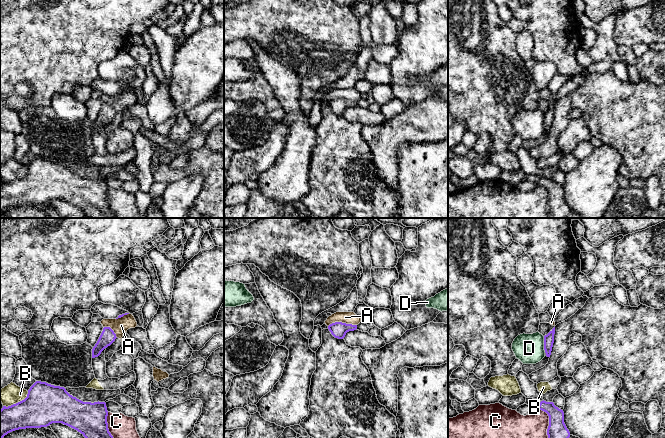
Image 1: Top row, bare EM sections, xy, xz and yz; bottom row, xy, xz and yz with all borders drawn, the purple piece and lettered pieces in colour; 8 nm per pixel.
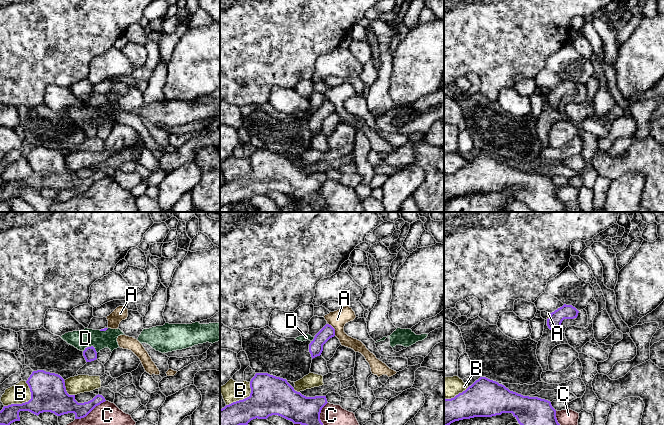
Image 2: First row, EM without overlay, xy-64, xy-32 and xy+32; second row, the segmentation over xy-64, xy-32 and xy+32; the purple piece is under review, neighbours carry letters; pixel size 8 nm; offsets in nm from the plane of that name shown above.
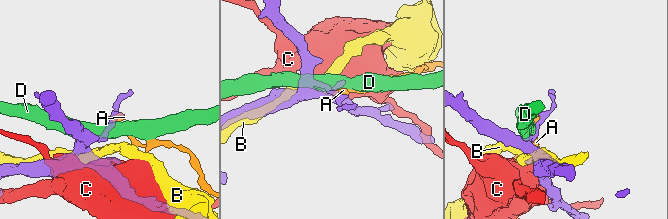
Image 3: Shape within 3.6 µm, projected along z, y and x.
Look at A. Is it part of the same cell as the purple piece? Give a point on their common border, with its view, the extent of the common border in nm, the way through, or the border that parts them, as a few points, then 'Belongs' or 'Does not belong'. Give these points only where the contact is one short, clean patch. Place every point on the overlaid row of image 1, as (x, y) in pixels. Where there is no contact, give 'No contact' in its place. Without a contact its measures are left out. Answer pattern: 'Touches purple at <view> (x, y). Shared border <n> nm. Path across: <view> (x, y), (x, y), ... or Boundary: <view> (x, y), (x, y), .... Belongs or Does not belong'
Touches purple at xz (342, 323). Shared border 240 nm. Boundary: xz (356, 324), (332, 322), (328, 326). Does not belong

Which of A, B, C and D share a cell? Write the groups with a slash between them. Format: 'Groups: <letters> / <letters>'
Groups: A / B / C / D

